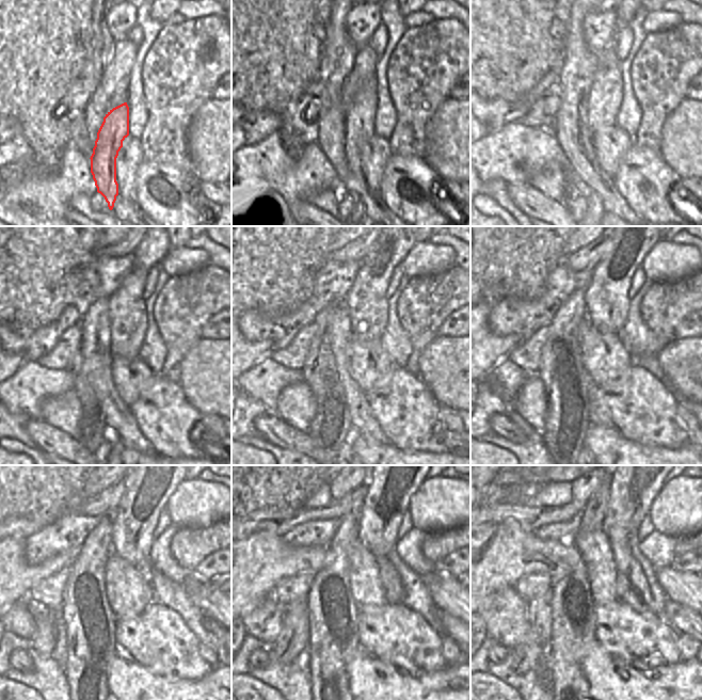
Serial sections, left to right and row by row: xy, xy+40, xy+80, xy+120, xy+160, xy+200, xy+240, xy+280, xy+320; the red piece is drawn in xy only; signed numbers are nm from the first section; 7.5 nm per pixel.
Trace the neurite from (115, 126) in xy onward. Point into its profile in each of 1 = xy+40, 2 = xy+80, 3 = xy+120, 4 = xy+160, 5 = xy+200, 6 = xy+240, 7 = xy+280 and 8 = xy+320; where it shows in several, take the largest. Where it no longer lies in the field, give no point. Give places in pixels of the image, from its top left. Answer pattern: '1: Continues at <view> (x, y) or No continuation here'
1: Continues at xy+40 (360, 121)
2: Continues at xy+80 (605, 93)
3: Continues at xy+120 (128, 320)
4: Continues at xy+160 (366, 302)
5: Continues at xy+200 (607, 301)
6: Continues at xy+240 (148, 487)
7: Continues at xy+280 (389, 487)
8: Continues at xy+320 (634, 487).

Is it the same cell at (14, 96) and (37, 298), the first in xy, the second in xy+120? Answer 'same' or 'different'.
same

